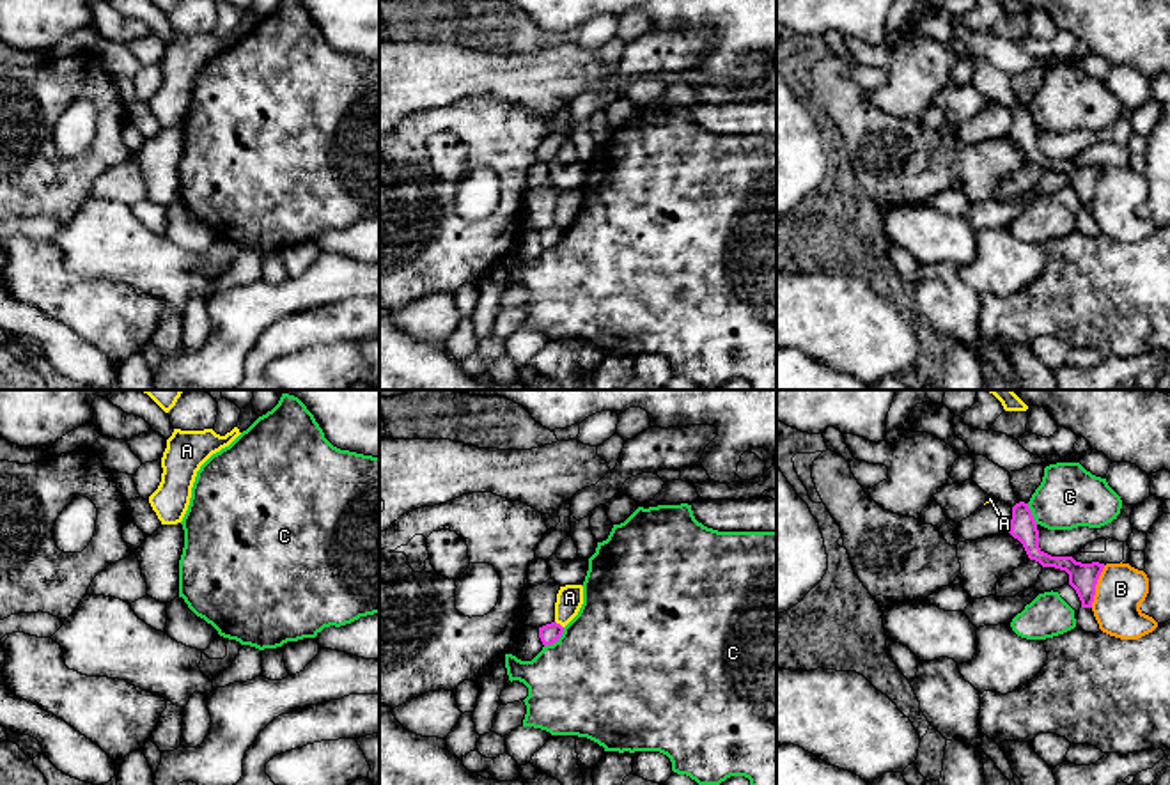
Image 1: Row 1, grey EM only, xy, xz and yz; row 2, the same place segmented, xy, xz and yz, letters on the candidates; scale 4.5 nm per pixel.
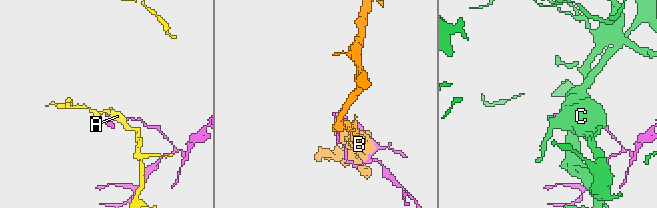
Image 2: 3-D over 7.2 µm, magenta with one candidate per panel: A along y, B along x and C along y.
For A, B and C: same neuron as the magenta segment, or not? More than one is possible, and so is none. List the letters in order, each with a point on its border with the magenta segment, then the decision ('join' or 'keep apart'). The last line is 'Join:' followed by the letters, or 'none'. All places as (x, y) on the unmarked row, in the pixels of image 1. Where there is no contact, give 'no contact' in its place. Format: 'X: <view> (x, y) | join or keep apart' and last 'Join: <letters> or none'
A: xz (559, 227) | keep apart
B: yz (1094, 190) | keep apart
C: xz (555, 243) | keep apart
Join: none

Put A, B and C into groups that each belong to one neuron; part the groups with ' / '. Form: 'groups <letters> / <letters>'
groups A / B / C

